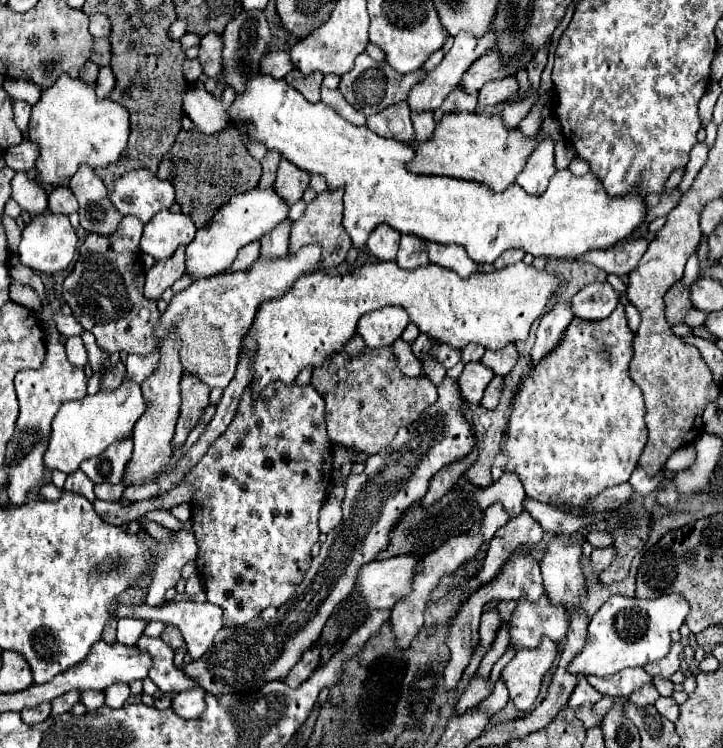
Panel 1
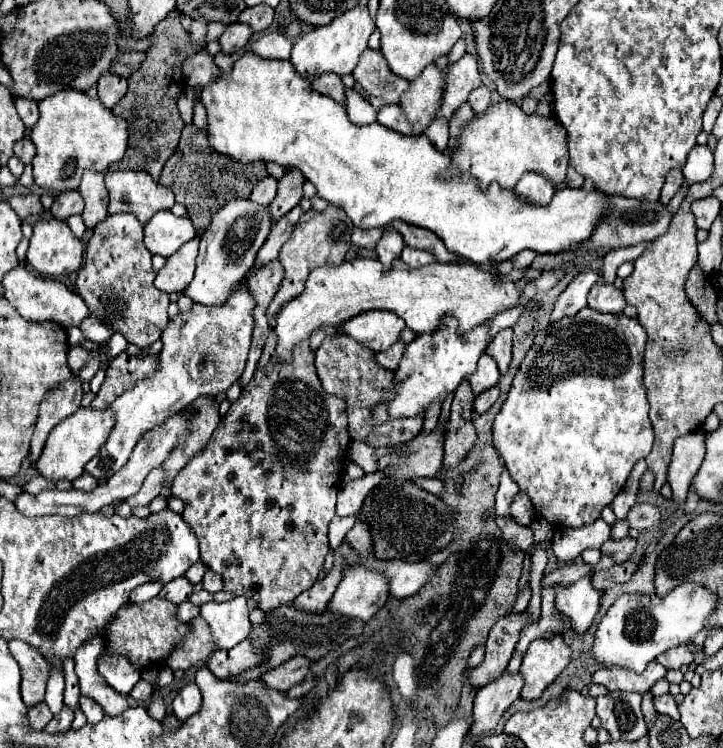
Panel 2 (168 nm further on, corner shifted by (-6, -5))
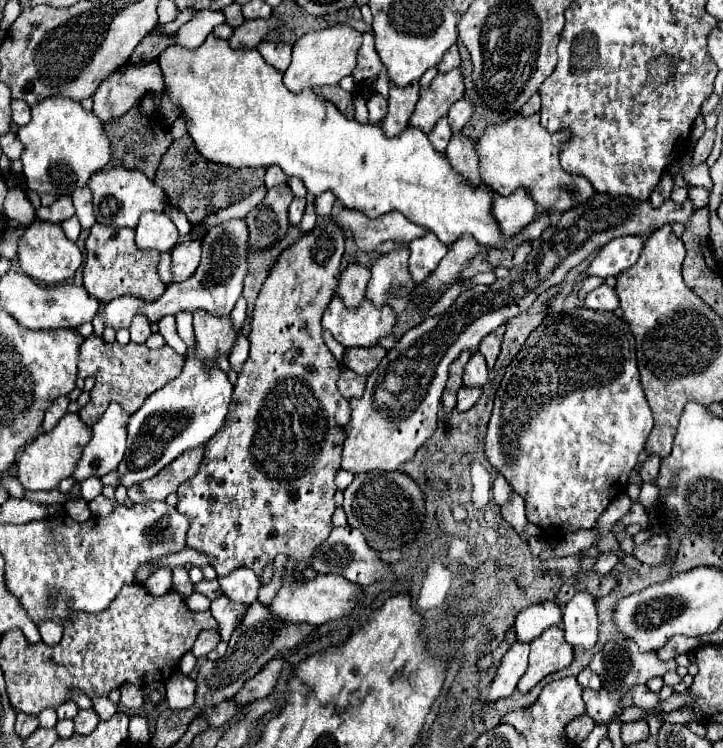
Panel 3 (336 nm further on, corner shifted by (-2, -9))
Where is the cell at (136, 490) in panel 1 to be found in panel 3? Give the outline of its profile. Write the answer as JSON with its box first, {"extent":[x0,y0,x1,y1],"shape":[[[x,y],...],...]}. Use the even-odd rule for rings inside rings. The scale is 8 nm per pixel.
{"extent":[177,218,349,576],"shape":[[[329,218],[329,220],[319,222],[317,228],[307,232],[295,246],[291,246],[289,250],[285,250],[281,254],[279,262],[271,270],[269,278],[265,280],[265,284],[255,300],[255,308],[251,314],[251,332],[249,332],[251,350],[249,350],[247,362],[243,364],[243,368],[237,376],[237,382],[233,386],[233,396],[231,396],[231,404],[229,404],[229,416],[225,418],[225,428],[221,428],[221,432],[217,432],[217,436],[213,436],[213,440],[209,440],[209,444],[205,444],[205,452],[203,452],[203,460],[201,460],[197,476],[183,482],[177,490],[177,496],[179,496],[177,510],[185,512],[191,520],[191,528],[187,532],[187,546],[209,554],[211,566],[217,570],[219,576],[227,576],[239,566],[249,566],[255,570],[255,574],[261,574],[263,566],[269,560],[273,560],[277,554],[285,554],[293,564],[297,564],[295,572],[301,572],[303,566],[307,566],[309,552],[313,552],[313,548],[317,548],[317,544],[321,544],[321,540],[325,540],[325,536],[329,536],[329,532],[333,530],[331,516],[335,512],[333,496],[337,490],[335,474],[339,472],[339,462],[341,462],[341,440],[343,440],[341,428],[345,426],[345,420],[349,418],[349,402],[339,394],[337,384],[335,384],[337,378],[341,376],[341,368],[321,338],[321,332],[323,332],[321,314],[323,314],[325,306],[329,304],[329,300],[333,298],[337,282],[339,282],[343,240],[345,240],[343,230],[335,224],[333,218]]]}

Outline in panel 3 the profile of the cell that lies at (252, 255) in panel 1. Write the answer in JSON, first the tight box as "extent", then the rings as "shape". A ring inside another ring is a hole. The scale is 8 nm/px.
{"extent":[289,198,307,226],"shape":[[[293,198],[291,206],[289,206],[289,222],[291,222],[291,226],[301,222],[303,212],[305,212],[305,204],[307,204],[305,198]]]}

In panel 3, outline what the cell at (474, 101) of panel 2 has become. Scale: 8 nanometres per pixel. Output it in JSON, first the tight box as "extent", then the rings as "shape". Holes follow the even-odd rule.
{"extent":[447,98,473,132],"shape":[[[465,98],[457,100],[457,102],[451,106],[449,114],[447,114],[451,130],[453,130],[453,132],[459,132],[459,130],[467,124],[467,120],[471,118],[471,114],[473,114],[473,104],[471,104],[469,100],[465,100]]]}

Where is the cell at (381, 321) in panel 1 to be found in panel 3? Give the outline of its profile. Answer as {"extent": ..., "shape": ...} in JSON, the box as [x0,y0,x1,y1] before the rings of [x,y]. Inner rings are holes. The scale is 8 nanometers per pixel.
{"extent":[321,296,395,348],"shape":[[[333,296],[323,312],[321,324],[345,348],[367,348],[375,346],[379,338],[391,334],[395,316],[391,308],[375,308],[369,300],[363,300],[359,308],[351,310],[343,304],[341,296]]]}

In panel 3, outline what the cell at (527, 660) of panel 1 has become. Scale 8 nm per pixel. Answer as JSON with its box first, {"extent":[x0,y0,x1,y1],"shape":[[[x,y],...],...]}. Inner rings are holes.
{"extent":[517,626,573,694],"shape":[[[559,626],[547,628],[539,638],[535,638],[531,642],[529,668],[521,676],[517,690],[527,694],[547,674],[567,668],[571,664],[571,660],[573,660],[573,646],[565,642],[563,630]]]}

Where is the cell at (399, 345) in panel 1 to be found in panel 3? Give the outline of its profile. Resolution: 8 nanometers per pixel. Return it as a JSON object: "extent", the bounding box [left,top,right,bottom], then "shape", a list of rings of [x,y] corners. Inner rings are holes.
{"extent":[341,346,387,374],"shape":[[[371,346],[371,348],[345,348],[341,364],[357,374],[371,374],[381,358],[387,354],[385,348],[381,346]]]}

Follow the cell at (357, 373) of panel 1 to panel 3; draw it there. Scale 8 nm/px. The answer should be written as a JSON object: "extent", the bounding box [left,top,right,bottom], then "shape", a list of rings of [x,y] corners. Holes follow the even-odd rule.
{"extent":[337,368,367,398],"shape":[[[341,368],[341,378],[337,380],[337,386],[345,398],[361,396],[361,392],[365,390],[365,380],[367,380],[367,376],[359,376],[347,368]]]}

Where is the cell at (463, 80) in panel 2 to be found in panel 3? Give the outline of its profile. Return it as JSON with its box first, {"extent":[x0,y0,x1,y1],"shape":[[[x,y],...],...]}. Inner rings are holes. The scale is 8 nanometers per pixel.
{"extent":[409,68,465,134],"shape":[[[459,68],[447,74],[437,74],[431,86],[421,90],[415,112],[409,118],[409,126],[417,126],[417,128],[421,126],[425,134],[431,132],[435,122],[449,112],[453,102],[463,98],[463,92],[465,92],[463,74]]]}

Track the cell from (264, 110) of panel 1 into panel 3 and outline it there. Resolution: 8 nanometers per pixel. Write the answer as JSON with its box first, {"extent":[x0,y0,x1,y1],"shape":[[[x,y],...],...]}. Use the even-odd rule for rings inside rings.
{"extent":[157,32,551,248],"shape":[[[211,32],[199,48],[189,50],[175,44],[161,52],[157,62],[163,72],[165,92],[171,102],[179,106],[187,124],[187,134],[193,138],[197,152],[211,162],[227,164],[231,168],[277,164],[287,176],[301,178],[313,196],[333,190],[345,208],[357,208],[369,218],[379,218],[387,212],[399,210],[411,222],[435,232],[443,244],[453,244],[457,236],[471,234],[479,244],[485,244],[485,248],[515,248],[521,240],[537,240],[537,236],[541,236],[541,232],[551,224],[549,212],[541,212],[515,238],[501,236],[501,230],[491,216],[491,196],[487,190],[465,188],[461,176],[453,174],[445,156],[433,150],[425,132],[419,128],[405,128],[399,136],[389,138],[375,124],[359,124],[357,120],[341,116],[329,100],[321,100],[311,90],[293,94],[283,86],[283,72],[269,66],[257,50],[233,50],[227,40],[217,38]]]}

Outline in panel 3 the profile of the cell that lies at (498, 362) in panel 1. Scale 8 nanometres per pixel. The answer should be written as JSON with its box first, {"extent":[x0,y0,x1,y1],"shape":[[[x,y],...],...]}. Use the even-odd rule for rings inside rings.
{"extent":[479,326,505,370],"shape":[[[499,326],[495,332],[491,332],[489,336],[485,336],[485,338],[481,340],[481,344],[479,344],[479,352],[485,356],[485,362],[487,362],[487,368],[489,368],[489,370],[495,366],[495,360],[497,360],[497,356],[499,356],[503,332],[505,332],[505,328]]]}

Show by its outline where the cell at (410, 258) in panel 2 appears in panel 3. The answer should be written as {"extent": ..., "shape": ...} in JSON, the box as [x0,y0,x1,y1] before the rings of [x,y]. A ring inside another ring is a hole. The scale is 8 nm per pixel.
{"extent":[409,232,447,284],"shape":[[[427,232],[425,236],[413,240],[413,244],[409,244],[409,250],[409,270],[417,284],[421,284],[447,254],[447,246],[441,244],[433,232]]]}

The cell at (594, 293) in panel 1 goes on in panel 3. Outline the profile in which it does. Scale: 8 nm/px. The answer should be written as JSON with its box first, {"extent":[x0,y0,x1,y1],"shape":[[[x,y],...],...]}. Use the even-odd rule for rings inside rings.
{"extent":[585,284,619,312],"shape":[[[601,284],[599,288],[595,288],[587,294],[585,306],[591,308],[591,310],[609,310],[609,312],[613,312],[615,308],[619,308],[619,296],[615,294],[613,288],[609,288],[607,284]]]}

